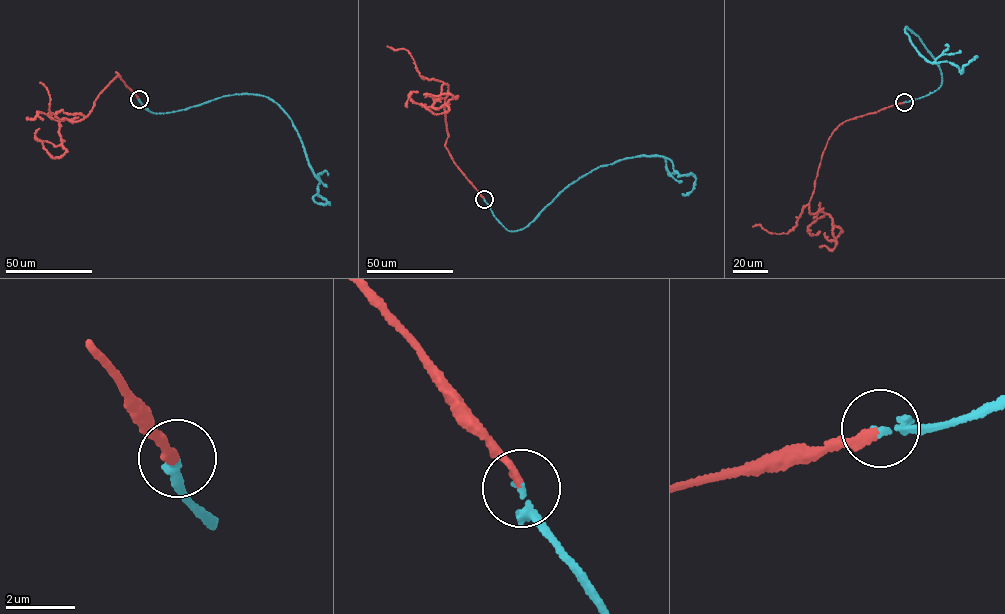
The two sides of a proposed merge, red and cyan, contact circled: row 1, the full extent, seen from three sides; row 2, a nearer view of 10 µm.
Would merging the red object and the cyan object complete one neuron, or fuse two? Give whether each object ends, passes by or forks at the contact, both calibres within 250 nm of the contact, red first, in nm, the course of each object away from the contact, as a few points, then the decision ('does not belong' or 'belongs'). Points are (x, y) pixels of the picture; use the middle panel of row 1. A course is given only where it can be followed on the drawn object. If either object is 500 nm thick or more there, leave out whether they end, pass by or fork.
red ends there; cyan ends there; 220 nm thick on the red side, 220 nm on the other; red runs (484, 199), (446, 148), (447, 84), (442, 85), (433, 107), (439, 108), (457, 97), (423, 94); cyan runs (484, 199), (505, 229), (520, 230), (591, 171), (644, 155), (695, 176), (682, 194); belongs

